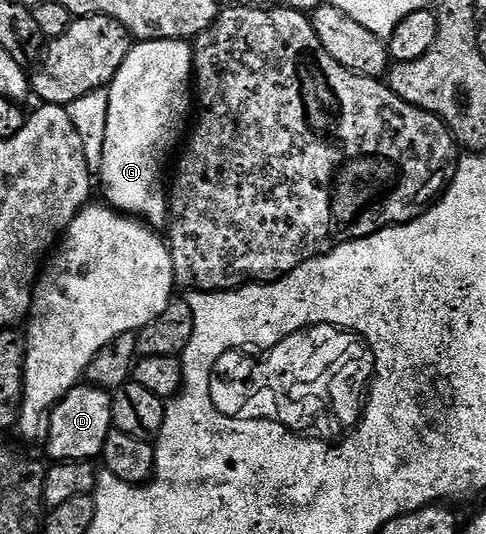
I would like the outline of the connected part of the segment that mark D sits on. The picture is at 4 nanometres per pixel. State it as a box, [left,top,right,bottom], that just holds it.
[45,385,113,463]

